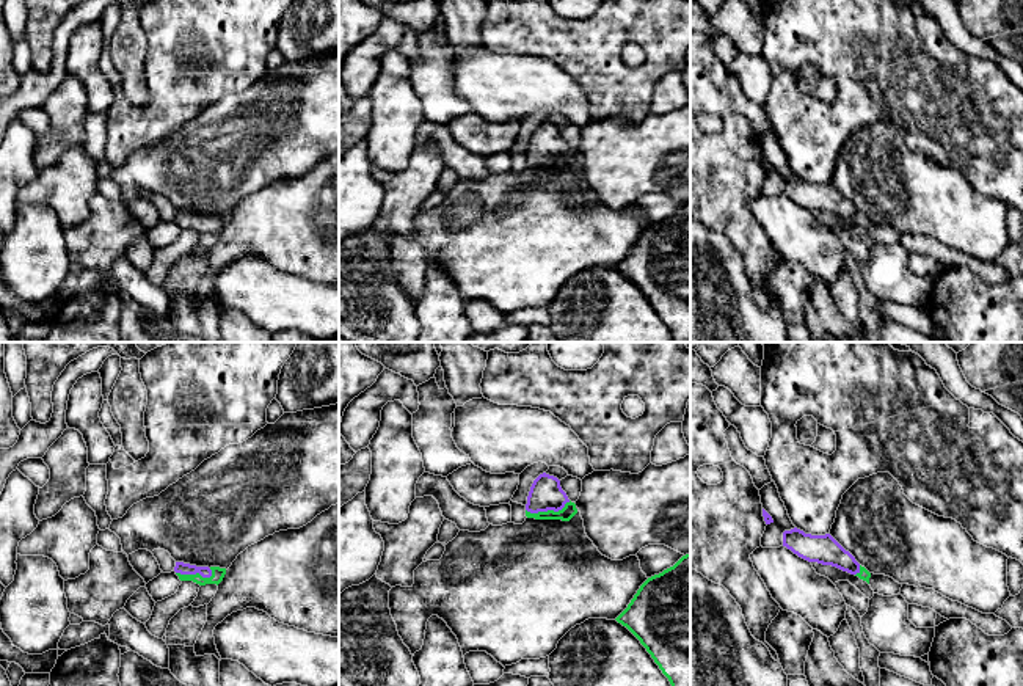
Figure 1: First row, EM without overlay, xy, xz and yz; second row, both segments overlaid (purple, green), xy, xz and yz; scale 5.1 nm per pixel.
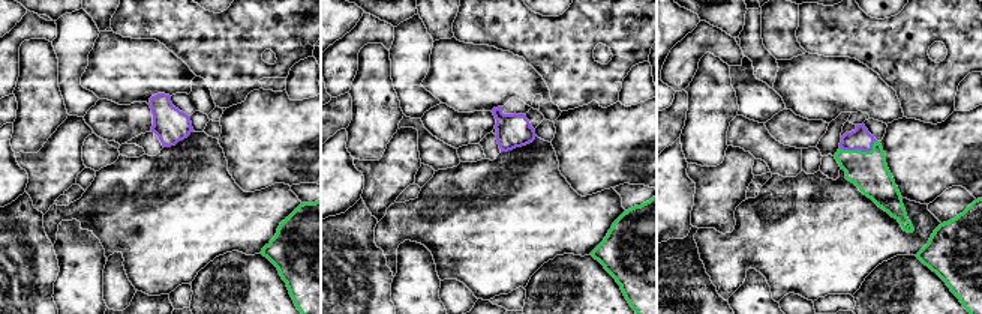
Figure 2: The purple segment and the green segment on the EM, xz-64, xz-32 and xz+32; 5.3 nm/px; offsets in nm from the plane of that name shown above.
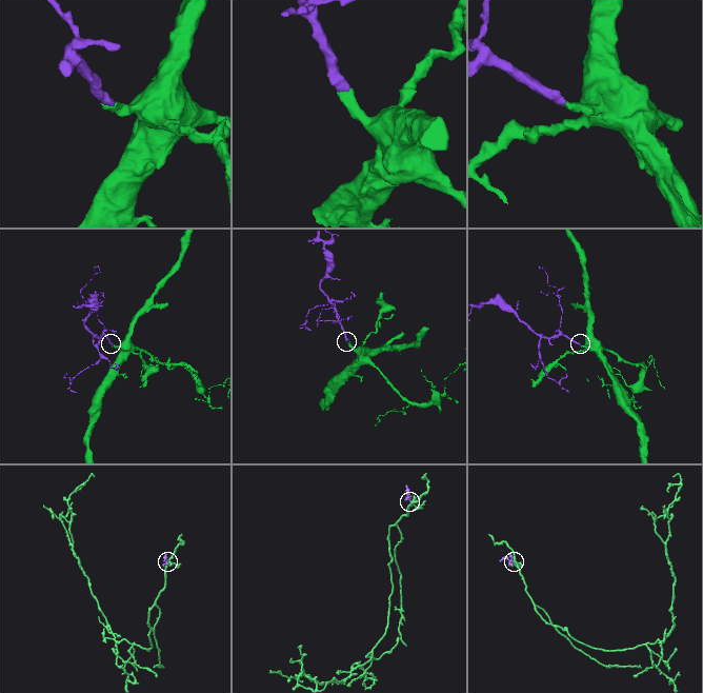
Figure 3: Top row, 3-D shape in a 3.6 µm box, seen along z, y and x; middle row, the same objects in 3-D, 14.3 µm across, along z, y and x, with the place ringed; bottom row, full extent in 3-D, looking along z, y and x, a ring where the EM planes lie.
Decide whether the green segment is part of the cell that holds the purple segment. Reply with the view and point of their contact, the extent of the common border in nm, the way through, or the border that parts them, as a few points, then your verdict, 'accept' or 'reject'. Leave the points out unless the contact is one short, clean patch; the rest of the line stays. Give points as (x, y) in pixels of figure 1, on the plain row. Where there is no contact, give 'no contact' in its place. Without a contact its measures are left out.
meets purple in xz at (548, 157); contact 240 nm long; runs through xz (546, 142), (548, 157), (568, 159); accept

